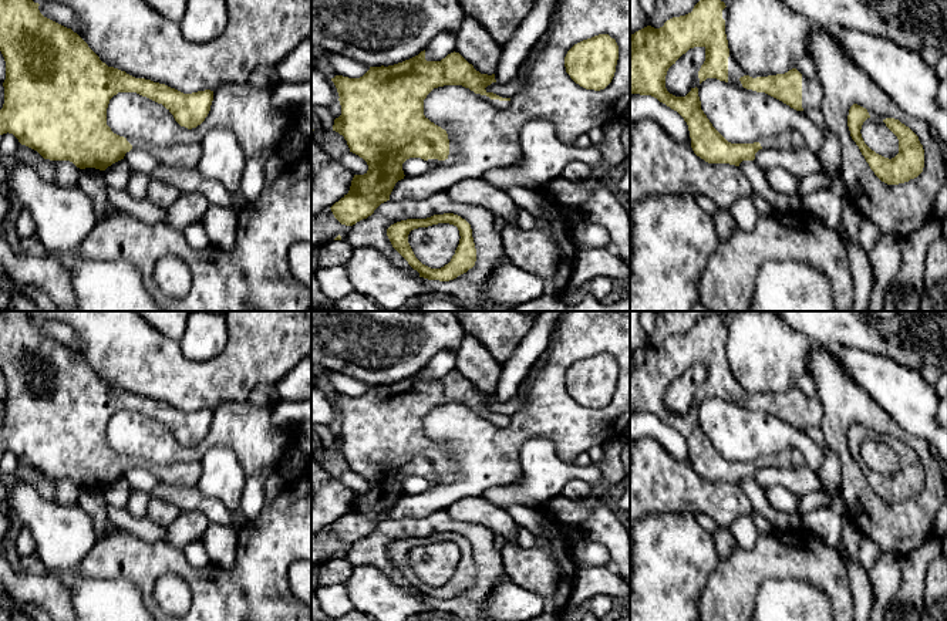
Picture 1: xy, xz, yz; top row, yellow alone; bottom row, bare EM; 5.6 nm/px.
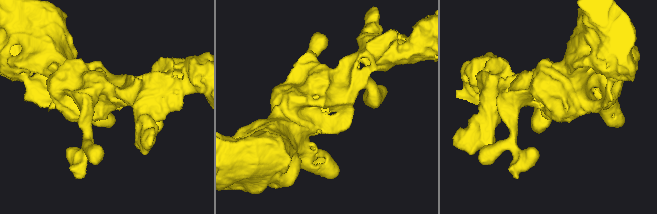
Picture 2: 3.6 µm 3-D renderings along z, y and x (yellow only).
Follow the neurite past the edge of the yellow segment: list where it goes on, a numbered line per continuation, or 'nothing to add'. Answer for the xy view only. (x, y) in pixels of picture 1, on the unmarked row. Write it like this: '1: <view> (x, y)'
1: xy (185, 473)

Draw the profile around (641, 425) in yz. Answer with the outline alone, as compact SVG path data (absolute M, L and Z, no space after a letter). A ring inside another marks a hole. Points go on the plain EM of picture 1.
M630 412L630 439L653 438L675 460L691 465L688 443L684 436L651 414Z

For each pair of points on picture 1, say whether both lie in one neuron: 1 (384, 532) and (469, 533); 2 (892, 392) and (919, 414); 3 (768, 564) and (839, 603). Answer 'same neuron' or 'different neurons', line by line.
1: same neuron
2: same neuron
3: same neuron

